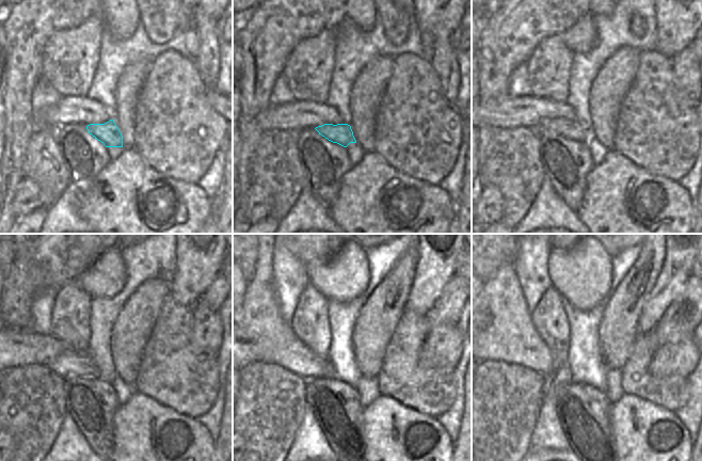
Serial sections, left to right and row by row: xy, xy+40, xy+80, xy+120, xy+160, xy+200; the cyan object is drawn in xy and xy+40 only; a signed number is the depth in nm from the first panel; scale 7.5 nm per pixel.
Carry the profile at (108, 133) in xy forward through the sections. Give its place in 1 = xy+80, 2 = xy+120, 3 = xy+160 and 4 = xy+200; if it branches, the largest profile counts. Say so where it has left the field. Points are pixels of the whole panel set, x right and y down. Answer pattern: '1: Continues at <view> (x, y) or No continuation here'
1: Continues at xy+80 (569, 129)
2: Continues at xy+120 (70, 364)
3: Continues at xy+160 (259, 314)
4: Continues at xy+200 (498, 321)

